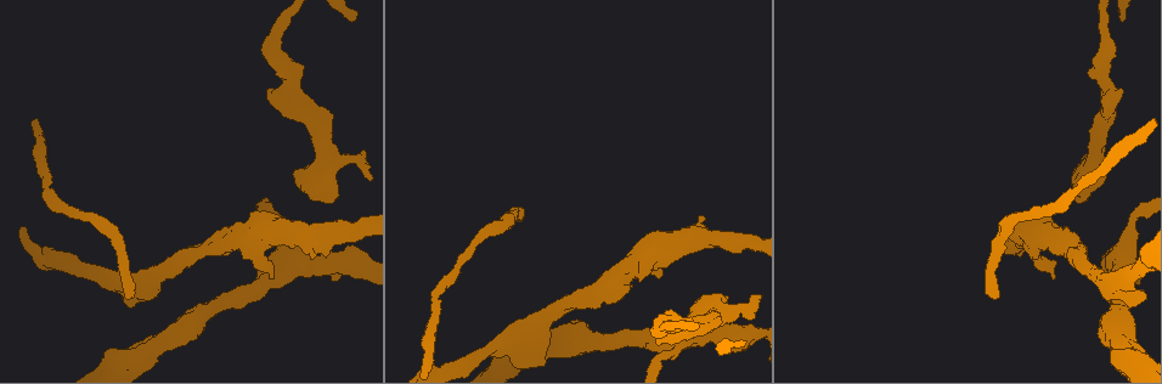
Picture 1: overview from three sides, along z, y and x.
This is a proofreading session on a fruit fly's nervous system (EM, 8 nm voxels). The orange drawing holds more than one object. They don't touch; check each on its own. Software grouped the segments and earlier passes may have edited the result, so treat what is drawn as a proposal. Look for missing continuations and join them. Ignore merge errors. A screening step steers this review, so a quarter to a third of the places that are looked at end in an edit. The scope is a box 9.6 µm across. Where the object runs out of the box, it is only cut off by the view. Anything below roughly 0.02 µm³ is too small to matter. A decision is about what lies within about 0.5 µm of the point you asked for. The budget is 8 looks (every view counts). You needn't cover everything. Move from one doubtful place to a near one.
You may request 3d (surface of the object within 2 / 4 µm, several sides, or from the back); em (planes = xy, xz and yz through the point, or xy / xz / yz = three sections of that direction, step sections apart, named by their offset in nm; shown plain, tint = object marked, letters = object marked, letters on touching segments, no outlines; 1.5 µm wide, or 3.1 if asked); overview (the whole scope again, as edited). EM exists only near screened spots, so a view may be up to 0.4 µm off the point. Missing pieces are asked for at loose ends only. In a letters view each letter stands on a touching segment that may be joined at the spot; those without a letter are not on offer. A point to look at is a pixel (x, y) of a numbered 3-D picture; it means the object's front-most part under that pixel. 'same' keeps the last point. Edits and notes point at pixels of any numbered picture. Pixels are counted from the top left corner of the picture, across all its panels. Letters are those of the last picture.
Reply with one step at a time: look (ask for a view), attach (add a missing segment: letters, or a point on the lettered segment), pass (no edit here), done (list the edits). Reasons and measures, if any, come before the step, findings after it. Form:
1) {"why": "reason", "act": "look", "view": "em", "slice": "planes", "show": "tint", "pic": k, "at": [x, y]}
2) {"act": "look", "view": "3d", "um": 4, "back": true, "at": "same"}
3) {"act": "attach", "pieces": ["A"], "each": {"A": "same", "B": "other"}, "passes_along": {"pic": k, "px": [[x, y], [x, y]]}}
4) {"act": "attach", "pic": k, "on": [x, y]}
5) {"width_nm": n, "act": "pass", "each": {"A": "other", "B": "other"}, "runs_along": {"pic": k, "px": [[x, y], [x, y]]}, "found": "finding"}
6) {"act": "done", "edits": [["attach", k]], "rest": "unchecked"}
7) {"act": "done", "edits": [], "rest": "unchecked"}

{"why": "free end", "act": "look", "view": "3d", "um": 4, "pic": 1, "at": [1053, 276]}

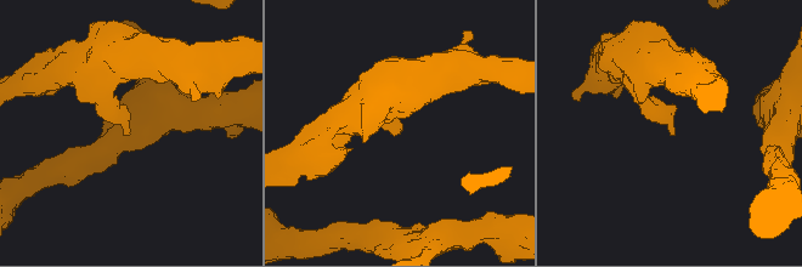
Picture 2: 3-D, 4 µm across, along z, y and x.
{"why": "need the tissue", "act": "look", "view": "em", "slice": "planes", "show": "letters", "pic": 2, "at": [400, 132]}

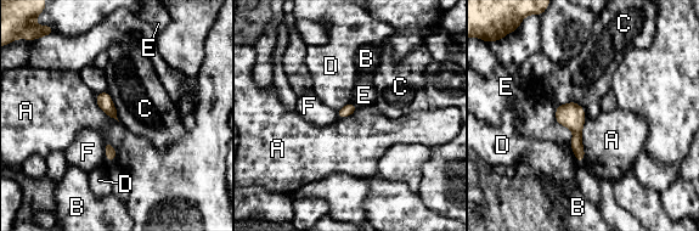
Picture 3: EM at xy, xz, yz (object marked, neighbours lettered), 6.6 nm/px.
{"longest_contact_nm": ["A", 280], "act": "pass", "each": {"A": "other", "B": "other", "C": "other", "D": "other", "E": "other", "F": "other"}, "found": "none of them fits"}

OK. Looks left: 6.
{"why": "branch stops here", "act": "look", "view": "em", "slice": "planes", "show": "letters", "pic": 1, "at": [998, 298]}

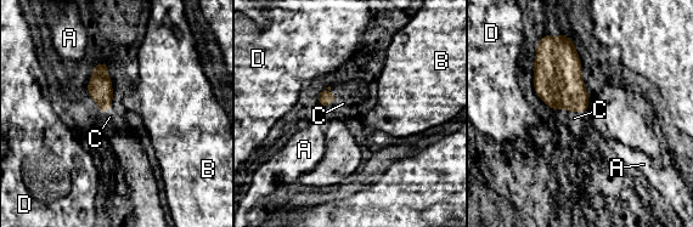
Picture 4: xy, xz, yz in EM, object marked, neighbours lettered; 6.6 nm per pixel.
{"act": "attach", "pieces": ["C"], "each": {"A": "other", "B": "other", "C": "same", "D": "other"}, "passes_along": {"pic": 4, "px": [[557, 79], [576, 111], [574, 118]]}, "found": "it goes on there"}

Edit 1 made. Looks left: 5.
{"why": "an open end", "act": "look", "view": "em", "slice": "xz", "step": 8, "show": "tint", "pic": 1, "at": [334, 201]}

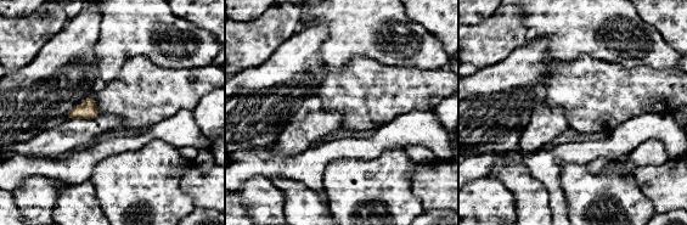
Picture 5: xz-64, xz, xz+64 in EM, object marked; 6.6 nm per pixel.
{"act": "look", "view": "em", "slice": "planes", "show": "letters", "at": "same"}

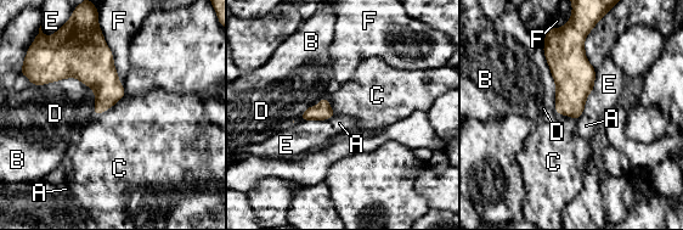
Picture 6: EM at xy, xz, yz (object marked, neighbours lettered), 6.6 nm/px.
{"act": "pass", "each": {"A": "other", "B": "other", "C": "other", "D": "other", "E": "other", "F": "other"}, "found": "no lettered segment goes on from it"}

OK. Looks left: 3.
{"act": "done", "edits": [["attach", 4]], "rest": "unchecked"}

